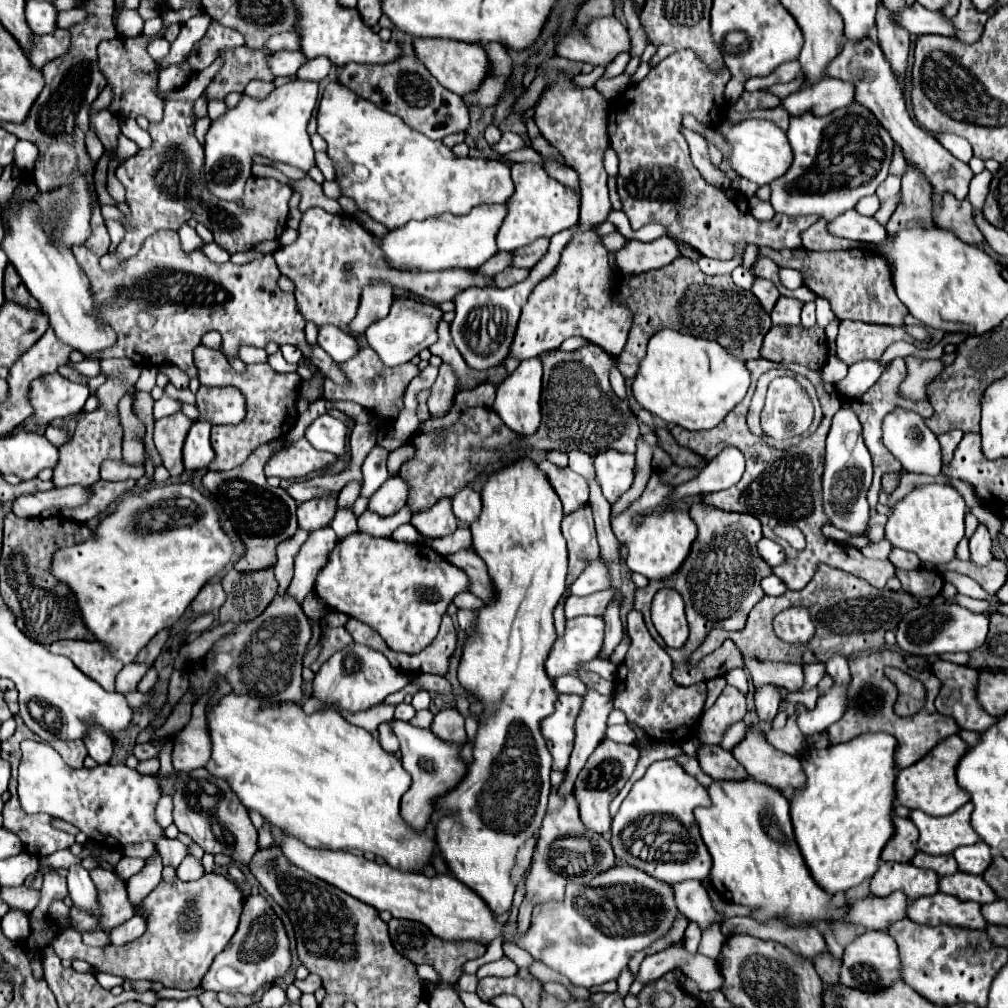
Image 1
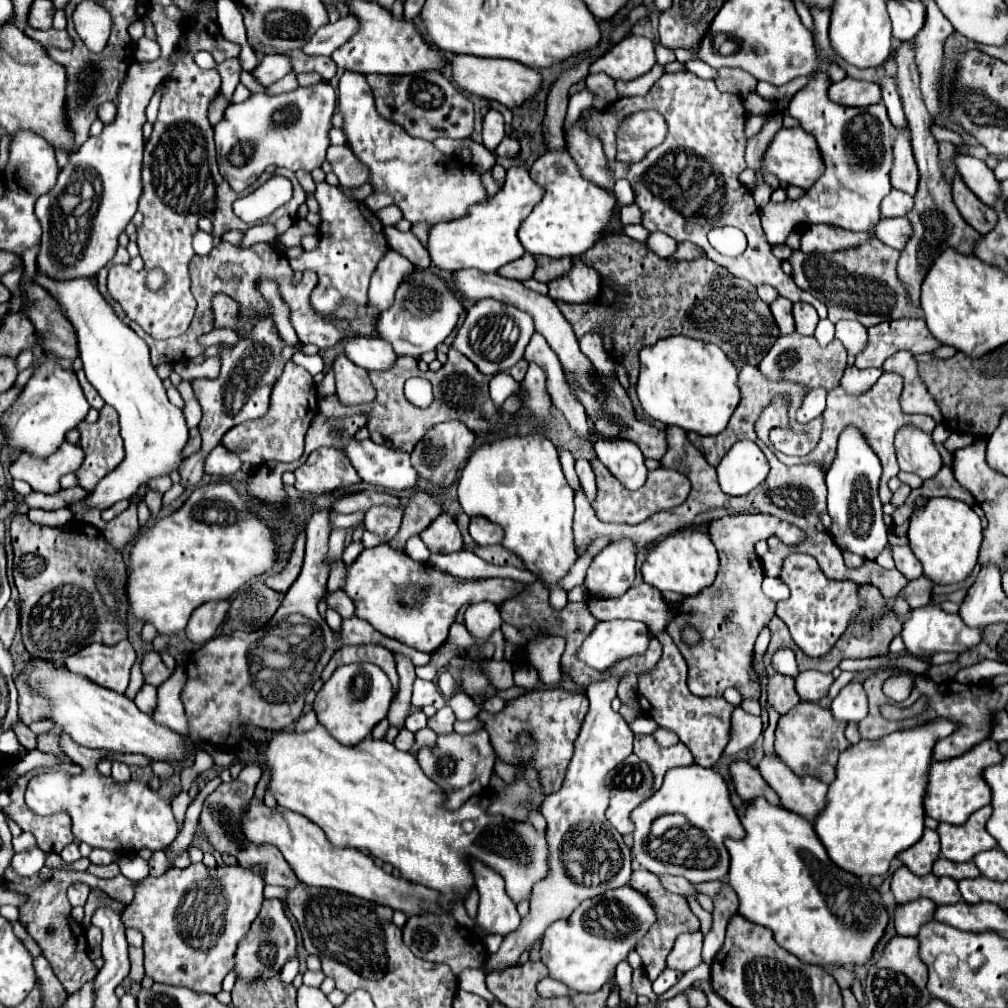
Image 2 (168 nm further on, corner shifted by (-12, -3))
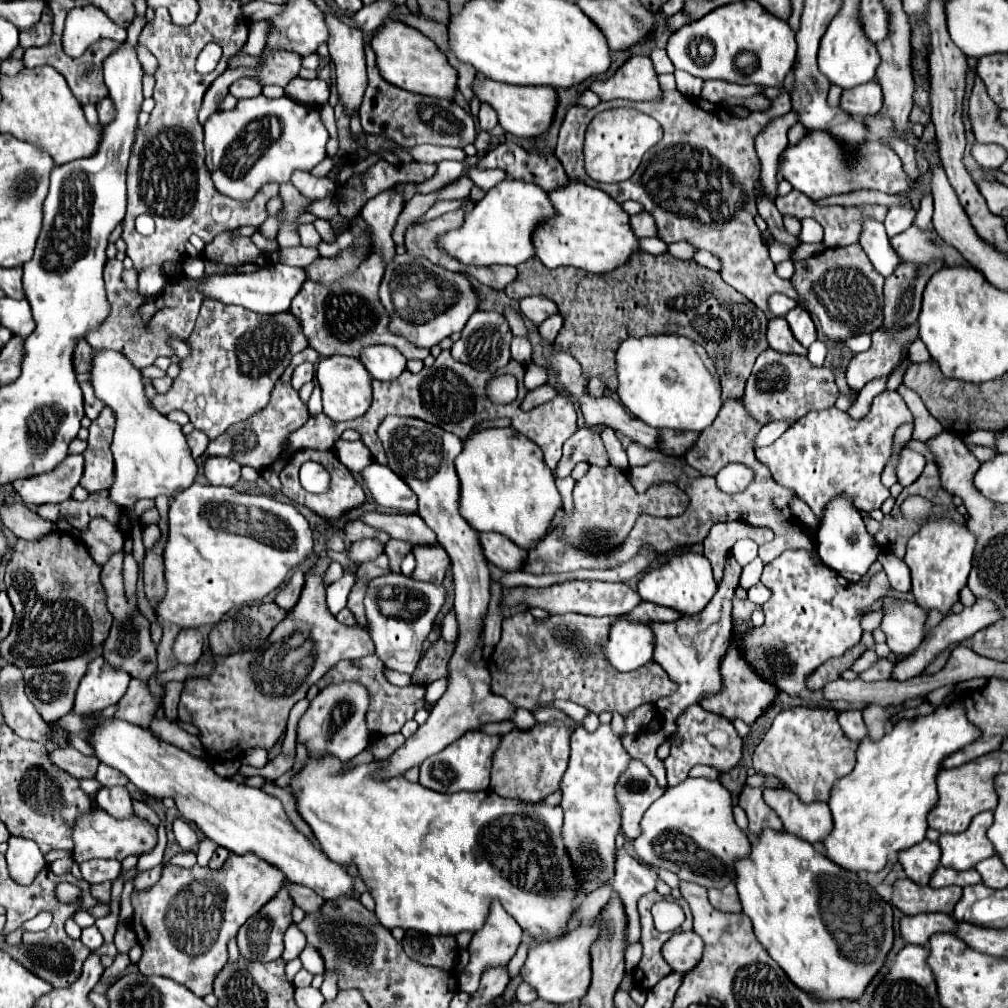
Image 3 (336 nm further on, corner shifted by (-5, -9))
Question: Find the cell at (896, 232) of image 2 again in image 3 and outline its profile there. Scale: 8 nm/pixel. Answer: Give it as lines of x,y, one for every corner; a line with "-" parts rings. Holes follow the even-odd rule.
915,225
903,231
901,235
893,237
891,245
899,253
901,259
911,261
911,263
927,265
931,261
941,259
945,267
959,267
959,265
971,267
965,263
963,255
959,255
955,247
943,243
935,231
921,231

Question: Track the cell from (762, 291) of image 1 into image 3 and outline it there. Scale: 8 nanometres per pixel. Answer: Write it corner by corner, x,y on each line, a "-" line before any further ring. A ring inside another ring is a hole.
777,317
769,323
767,341
769,341
769,347
775,349
775,351
807,355
807,349
801,343
797,343
797,339
793,337
793,333
791,333
791,329
789,329
789,325
783,317

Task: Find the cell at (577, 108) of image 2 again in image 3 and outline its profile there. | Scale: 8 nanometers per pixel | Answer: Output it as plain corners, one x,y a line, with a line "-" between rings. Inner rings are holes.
569,181
567,187
551,191
549,197
561,221
551,235
547,235
547,223
535,233
537,259
541,259
545,267
575,267
589,273
609,273
627,263
633,253
641,251
639,237
629,223
629,213
605,191

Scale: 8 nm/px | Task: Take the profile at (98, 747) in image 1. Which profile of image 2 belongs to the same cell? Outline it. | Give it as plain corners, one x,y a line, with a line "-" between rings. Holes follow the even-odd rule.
112,761
112,777
116,781
128,781
130,779
130,769
128,765
120,763
120,761

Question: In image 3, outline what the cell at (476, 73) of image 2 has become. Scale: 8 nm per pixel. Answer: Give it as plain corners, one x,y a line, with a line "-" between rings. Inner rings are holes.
487,79
481,85
473,85
475,95
489,103
497,115
499,115
499,125
521,139
531,139
531,137
541,137
545,131
549,131
553,117
555,117
555,109
559,105
557,99
557,91
553,87
515,87
515,85
507,85
507,83
495,83
491,79

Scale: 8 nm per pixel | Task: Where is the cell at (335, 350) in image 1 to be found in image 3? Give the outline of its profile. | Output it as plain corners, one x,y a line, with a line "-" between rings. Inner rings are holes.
371,345
365,347
359,355
359,361
367,367
373,379
393,381
407,369
407,359
391,345

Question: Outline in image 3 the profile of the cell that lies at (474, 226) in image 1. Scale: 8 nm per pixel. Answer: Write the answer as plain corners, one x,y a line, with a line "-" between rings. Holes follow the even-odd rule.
507,179
487,191
487,195
467,213
461,229
439,237
439,247
467,265
519,265
535,257
533,233
541,221
555,217
549,193
535,183

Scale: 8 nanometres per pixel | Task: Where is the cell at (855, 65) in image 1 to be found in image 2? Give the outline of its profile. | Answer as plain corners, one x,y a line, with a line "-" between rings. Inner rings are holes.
956,153
952,157
952,165
956,173
962,177
966,187
986,205
992,205
1000,191
1000,181
994,179
992,169
986,167
984,161
974,159
964,153

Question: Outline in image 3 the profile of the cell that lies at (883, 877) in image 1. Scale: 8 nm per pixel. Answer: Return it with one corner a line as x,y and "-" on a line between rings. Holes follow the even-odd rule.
897,879
893,885
893,899
891,903
903,911
905,915
917,913
953,913
955,903
961,899
961,887
941,887
933,889
929,885
921,887
911,879

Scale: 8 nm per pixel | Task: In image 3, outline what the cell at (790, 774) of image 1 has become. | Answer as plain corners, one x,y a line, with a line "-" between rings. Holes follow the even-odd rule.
765,789
763,799
779,815
787,833
815,845
831,833
831,811
827,803
805,805
789,789

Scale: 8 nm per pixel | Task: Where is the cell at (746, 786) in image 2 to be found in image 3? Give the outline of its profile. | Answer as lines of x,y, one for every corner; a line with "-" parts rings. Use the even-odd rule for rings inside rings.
743,787
739,805
745,809
745,813
749,817
749,831
753,835
759,835
763,829
783,831
783,825
781,825
781,819
777,817
777,813
763,801
761,789

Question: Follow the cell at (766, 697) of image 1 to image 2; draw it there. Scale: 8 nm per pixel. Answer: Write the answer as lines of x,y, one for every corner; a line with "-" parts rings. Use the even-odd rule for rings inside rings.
800,701
794,709
780,717
776,727
776,743
774,749
778,757
798,775
814,775
824,783
834,779
834,769
838,755
850,745
844,737
846,723
838,723
830,709
820,707
819,703

